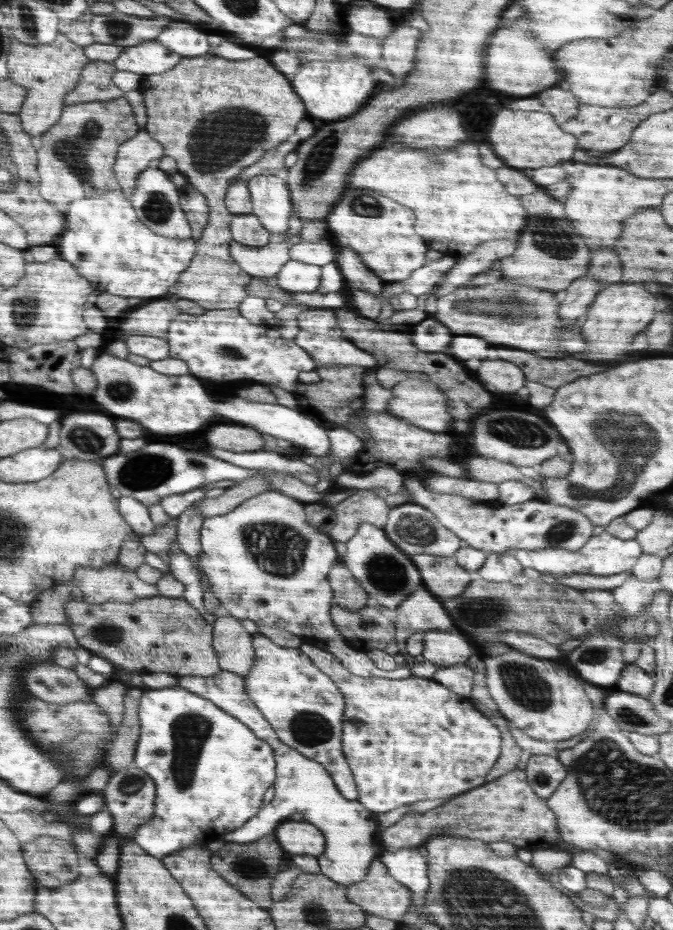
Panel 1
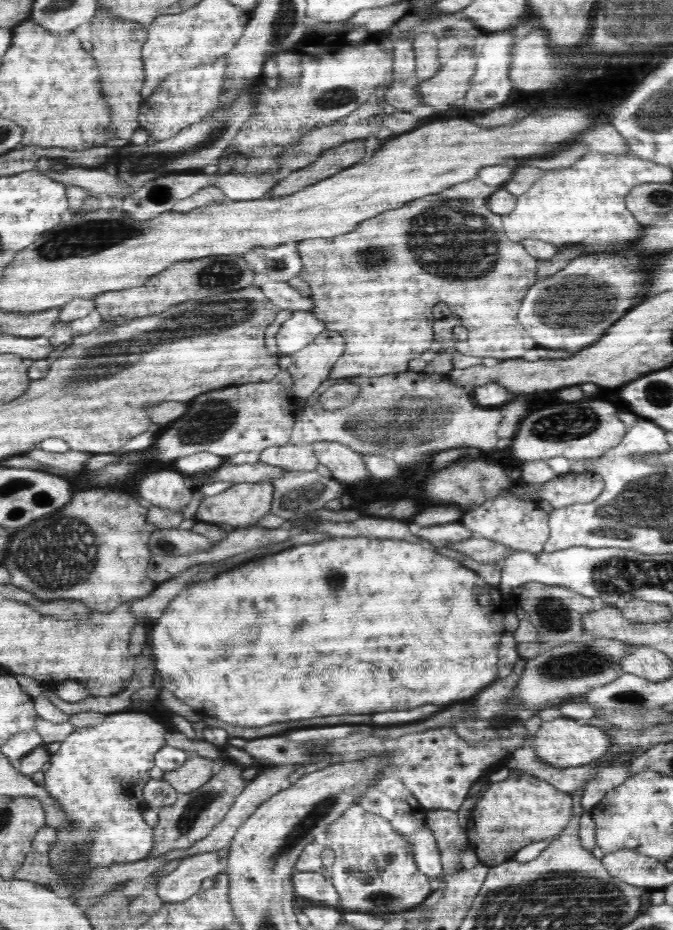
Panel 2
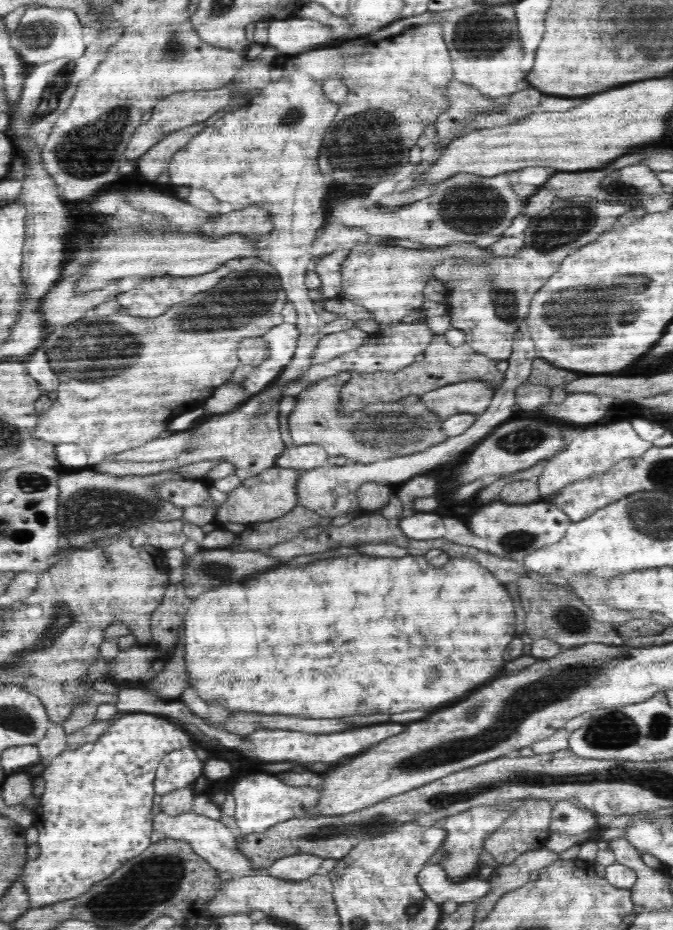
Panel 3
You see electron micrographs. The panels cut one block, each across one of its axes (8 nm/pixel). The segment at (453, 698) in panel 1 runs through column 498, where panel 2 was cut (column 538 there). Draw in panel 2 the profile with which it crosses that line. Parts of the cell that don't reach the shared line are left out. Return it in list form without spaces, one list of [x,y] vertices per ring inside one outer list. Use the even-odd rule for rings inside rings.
[[[558,717],[553,721],[545,721],[534,734],[536,755],[554,767],[566,768],[587,765],[600,760],[612,748],[610,735],[592,725],[582,725],[573,718]]]

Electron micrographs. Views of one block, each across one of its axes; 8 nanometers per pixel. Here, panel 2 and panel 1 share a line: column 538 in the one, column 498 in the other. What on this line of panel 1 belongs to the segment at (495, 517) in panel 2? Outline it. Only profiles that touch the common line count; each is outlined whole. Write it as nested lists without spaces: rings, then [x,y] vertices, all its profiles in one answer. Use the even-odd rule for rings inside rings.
[[[404,478],[404,486],[411,494],[412,502],[426,507],[442,526],[458,535],[464,544],[487,553],[506,553],[508,549],[542,550],[546,547],[560,547],[570,552],[580,550],[594,532],[594,525],[584,514],[568,506],[534,498],[513,505],[488,505],[475,499],[452,494],[430,492],[421,482]]]

